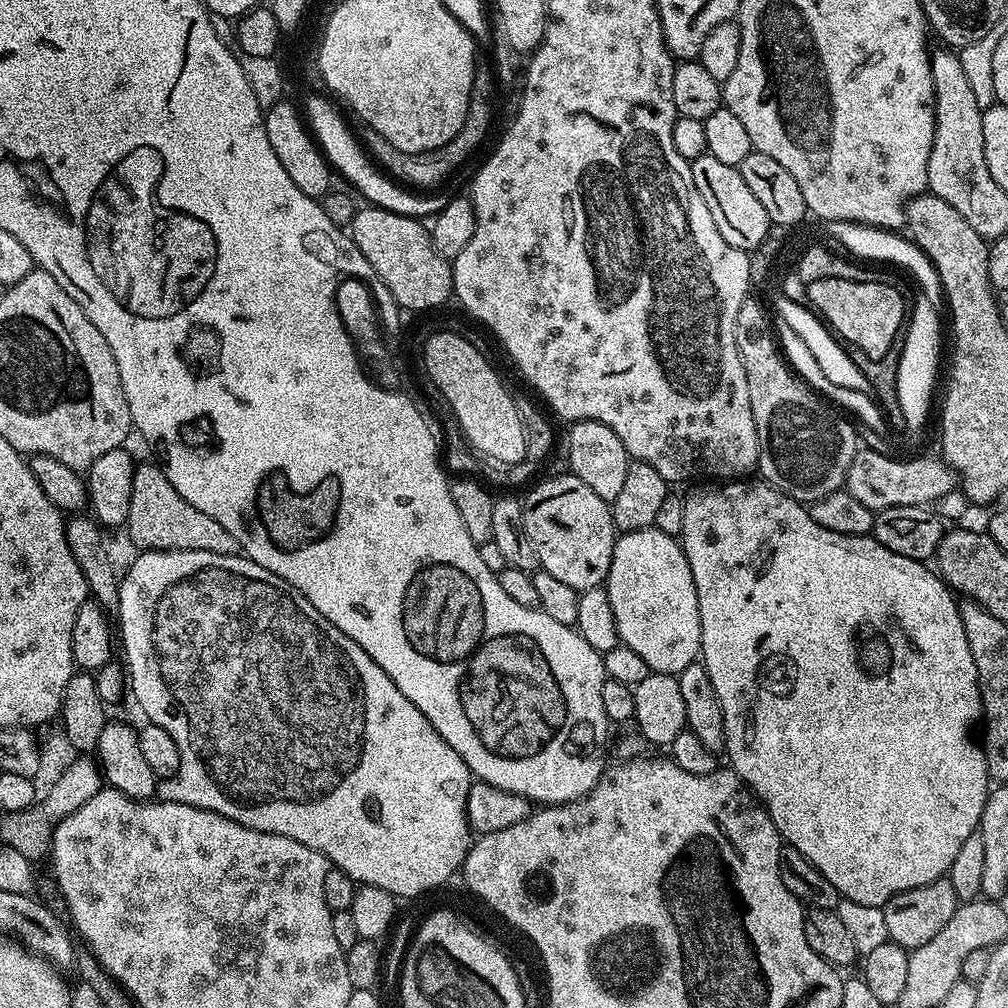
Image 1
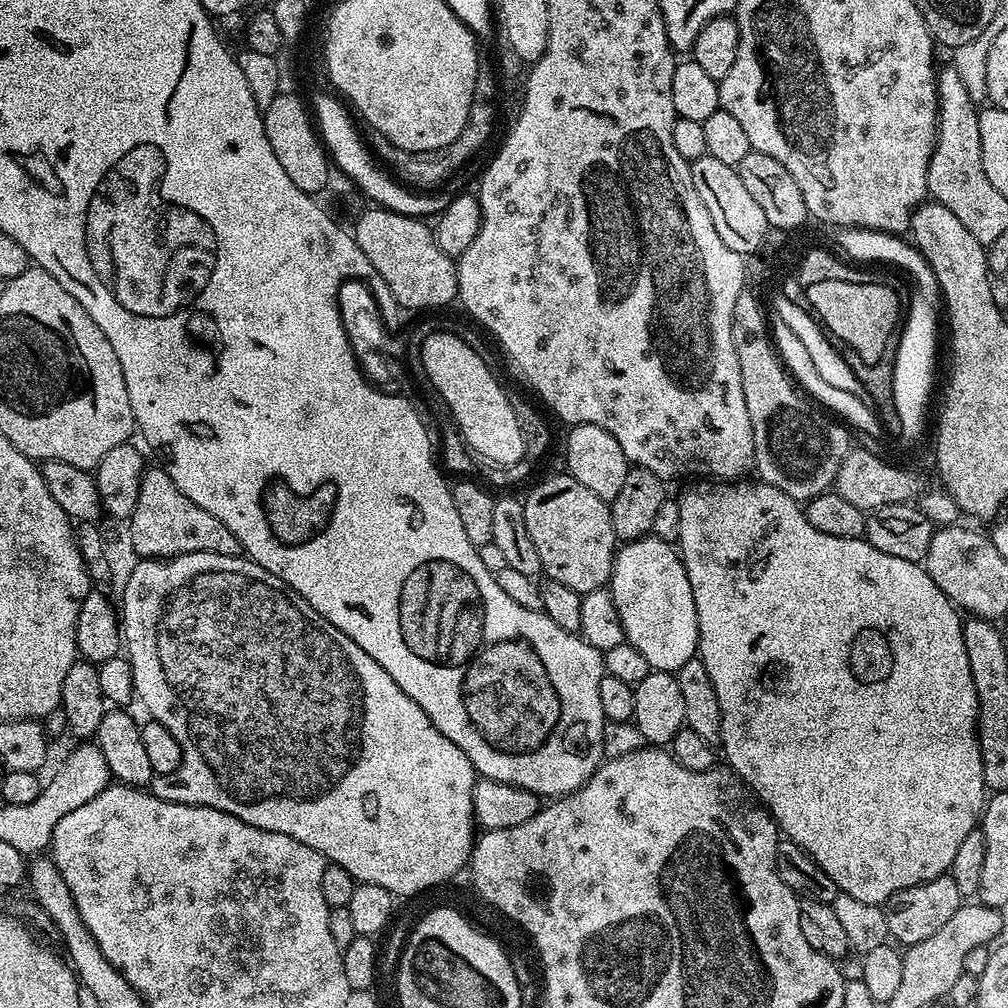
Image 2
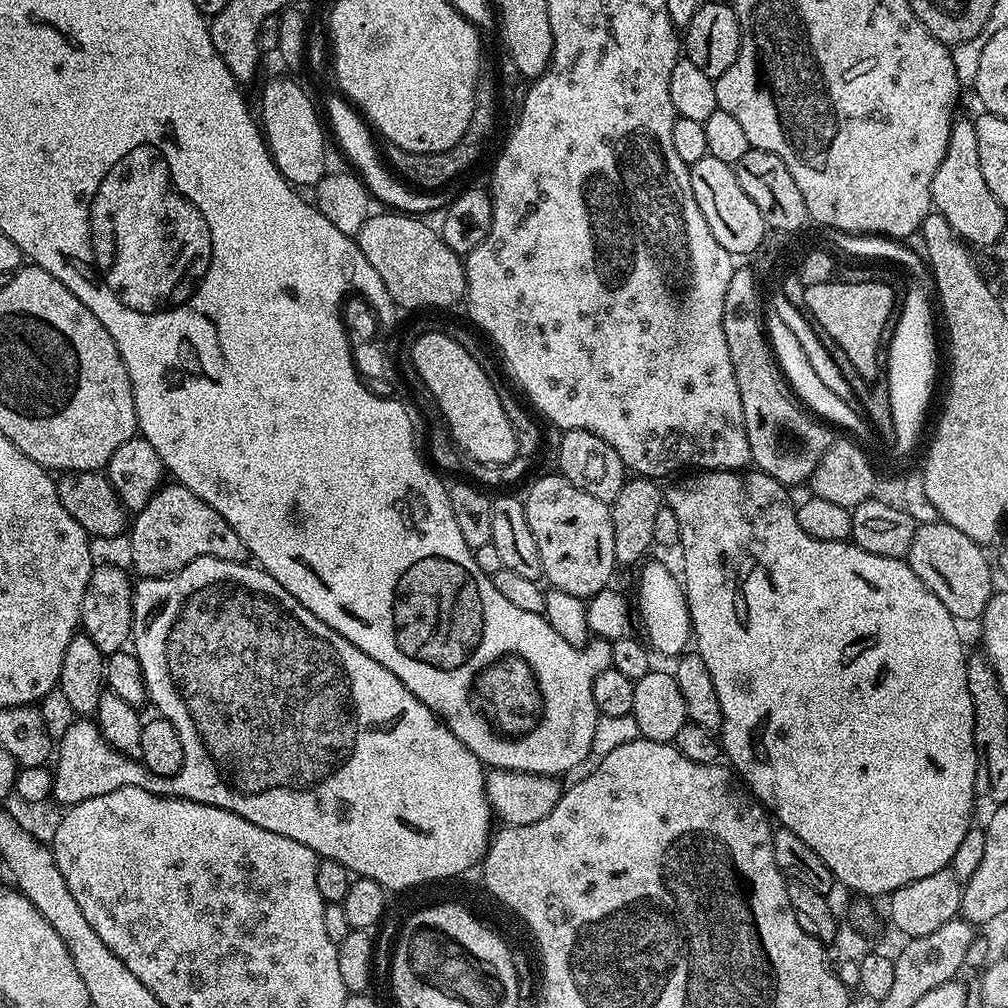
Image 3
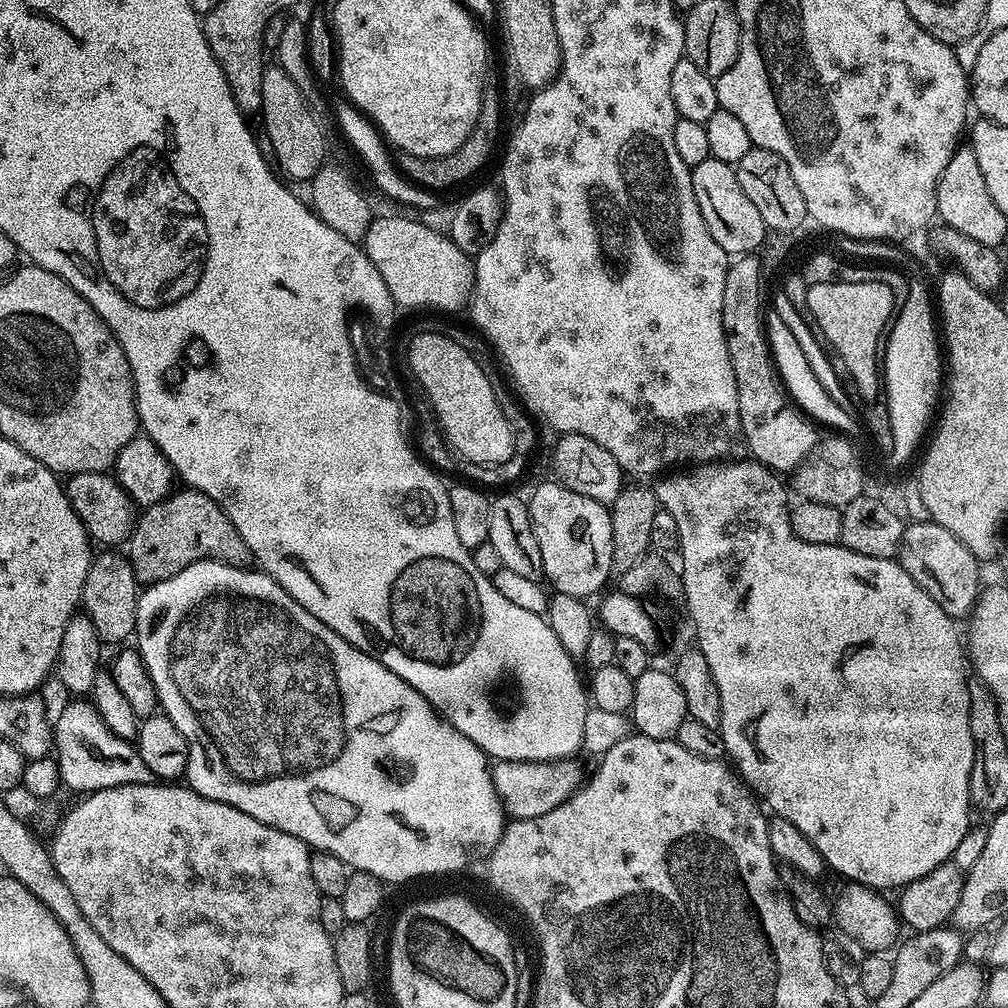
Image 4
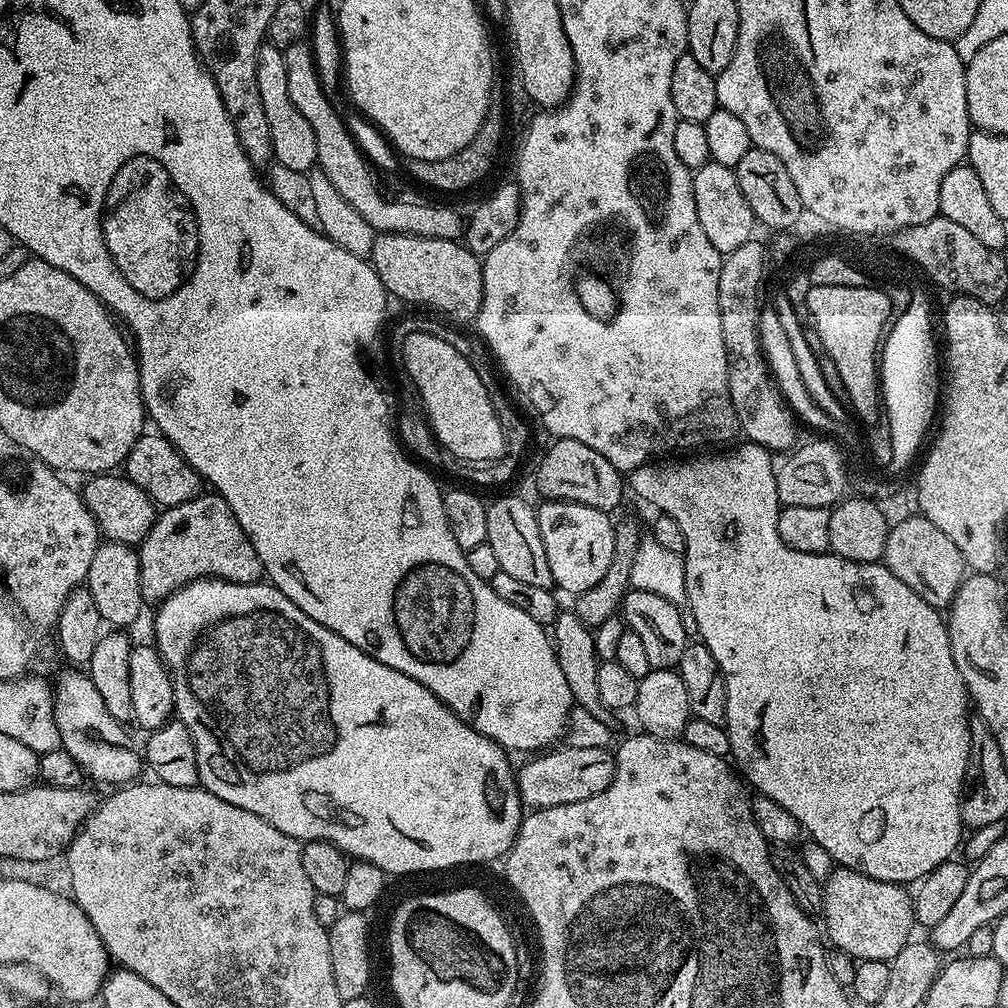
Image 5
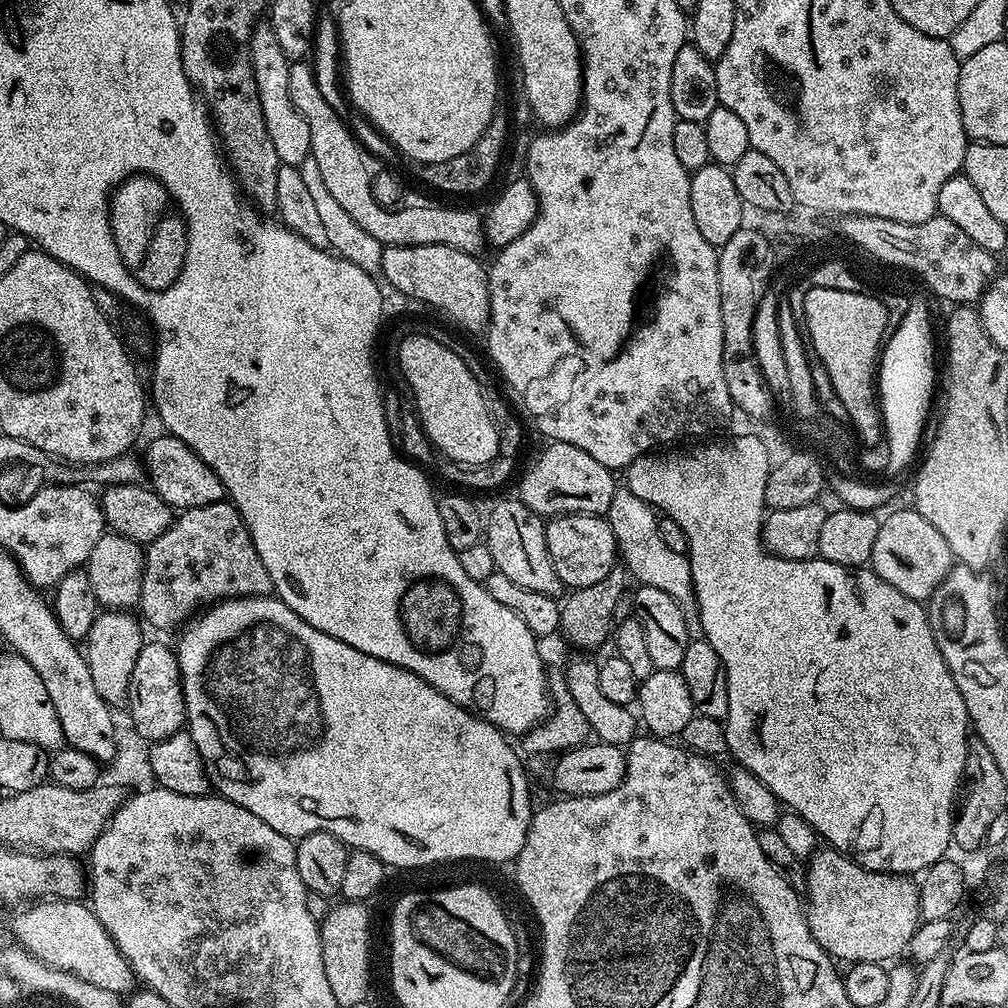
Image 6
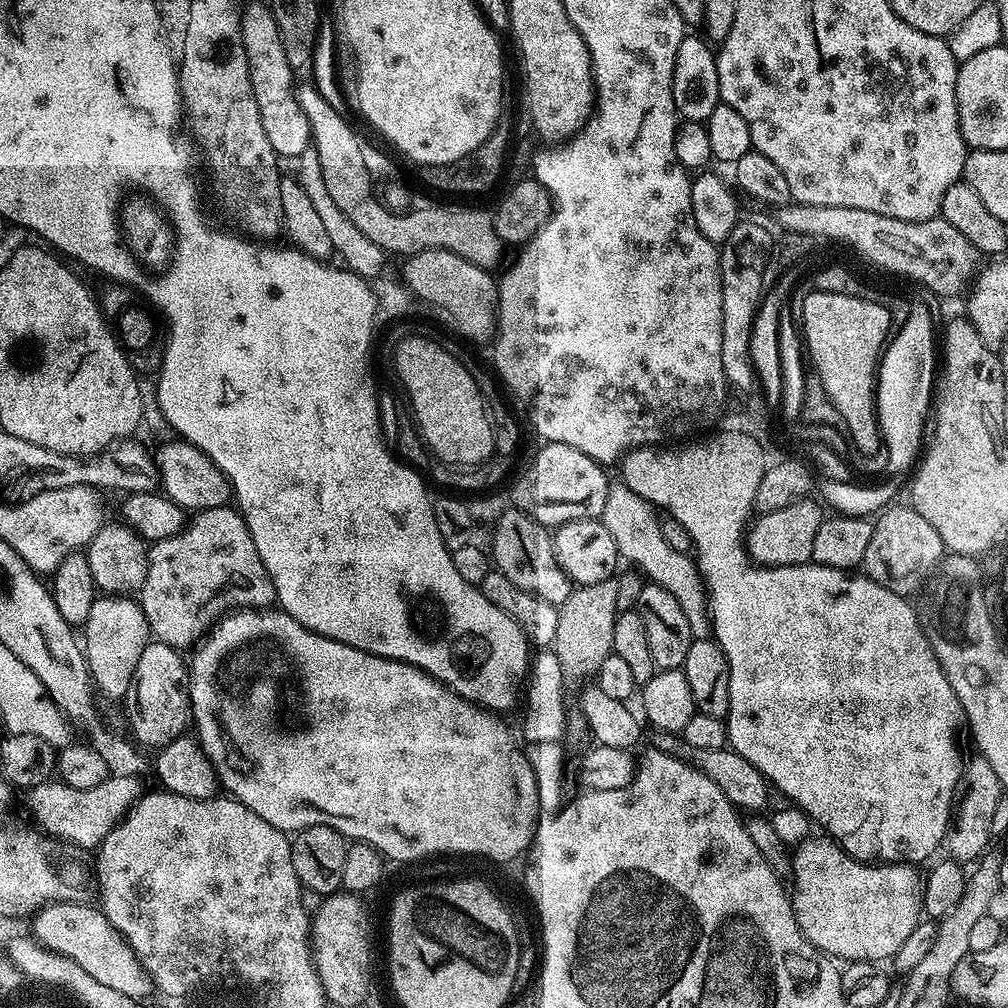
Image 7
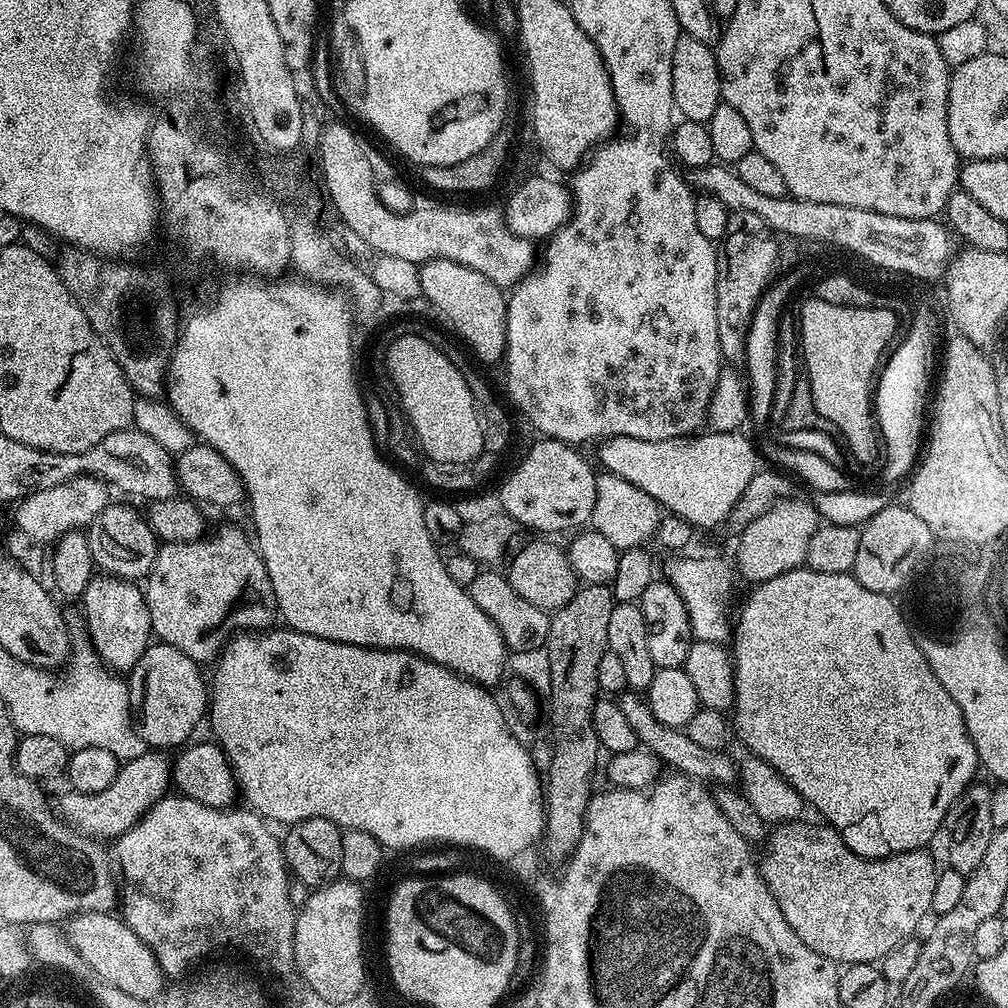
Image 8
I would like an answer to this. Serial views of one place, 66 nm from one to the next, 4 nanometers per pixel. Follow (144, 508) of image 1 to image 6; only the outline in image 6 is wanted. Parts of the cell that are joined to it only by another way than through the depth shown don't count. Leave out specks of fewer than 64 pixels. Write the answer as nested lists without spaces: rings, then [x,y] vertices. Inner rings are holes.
[[[222,499],[210,506],[181,511],[169,528],[155,542],[147,545],[138,612],[145,621],[148,619],[156,628],[172,628],[175,624],[183,625],[189,619],[188,612],[197,611],[196,600],[219,602],[237,596],[266,596],[272,591],[270,574],[266,574],[262,558],[258,558],[258,550],[250,538],[244,520],[240,517],[240,511],[236,509],[235,504]]]

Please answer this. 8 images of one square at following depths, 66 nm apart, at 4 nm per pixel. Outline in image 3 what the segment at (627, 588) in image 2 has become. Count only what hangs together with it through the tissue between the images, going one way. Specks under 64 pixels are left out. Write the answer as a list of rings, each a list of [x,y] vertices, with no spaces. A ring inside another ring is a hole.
[[[648,564],[641,570],[640,585],[636,588],[636,600],[634,596],[634,608],[638,613],[639,627],[640,624],[644,627],[644,632],[648,635],[646,643],[653,653],[661,652],[664,656],[676,658],[689,647],[693,634],[688,600],[684,596],[677,573],[675,576],[666,565]]]

